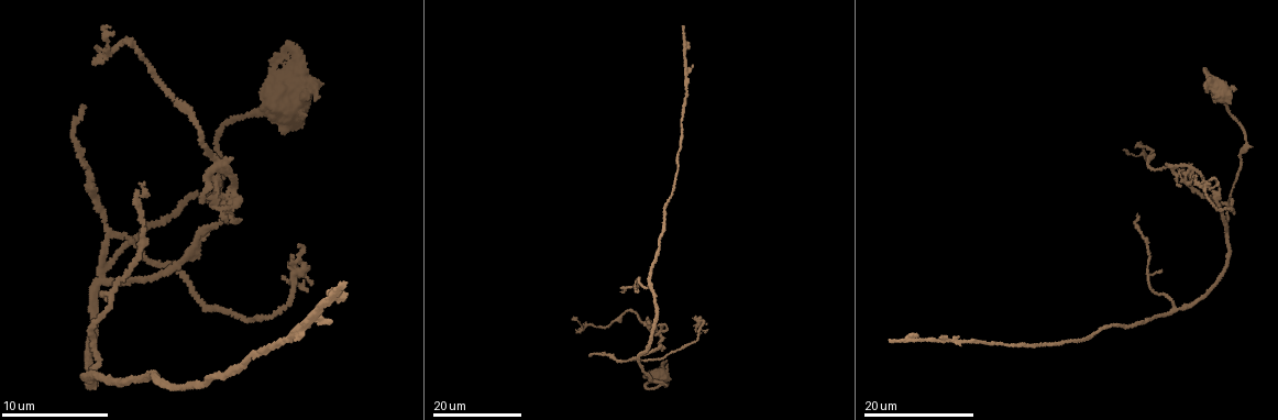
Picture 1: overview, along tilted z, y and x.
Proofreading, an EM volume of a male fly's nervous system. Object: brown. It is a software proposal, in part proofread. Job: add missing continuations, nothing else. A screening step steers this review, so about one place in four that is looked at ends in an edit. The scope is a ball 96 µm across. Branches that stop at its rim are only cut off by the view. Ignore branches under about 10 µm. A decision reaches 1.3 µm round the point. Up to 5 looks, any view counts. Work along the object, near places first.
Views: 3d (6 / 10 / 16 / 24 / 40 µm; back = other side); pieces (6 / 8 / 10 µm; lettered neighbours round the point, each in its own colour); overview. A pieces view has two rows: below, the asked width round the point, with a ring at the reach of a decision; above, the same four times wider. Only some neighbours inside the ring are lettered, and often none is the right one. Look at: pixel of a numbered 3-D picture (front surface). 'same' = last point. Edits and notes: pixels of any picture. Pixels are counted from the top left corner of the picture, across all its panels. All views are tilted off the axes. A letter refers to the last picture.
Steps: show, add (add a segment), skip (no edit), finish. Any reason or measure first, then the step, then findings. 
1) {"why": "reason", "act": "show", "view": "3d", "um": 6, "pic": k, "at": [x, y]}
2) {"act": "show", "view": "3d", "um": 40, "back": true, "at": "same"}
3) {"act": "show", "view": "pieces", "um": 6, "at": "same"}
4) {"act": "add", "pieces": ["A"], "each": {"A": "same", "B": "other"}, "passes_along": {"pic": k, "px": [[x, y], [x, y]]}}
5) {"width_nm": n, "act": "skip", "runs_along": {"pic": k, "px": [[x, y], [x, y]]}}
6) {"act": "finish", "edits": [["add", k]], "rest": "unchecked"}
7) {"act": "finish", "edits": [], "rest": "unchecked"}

{"why": "branch stops here", "act": "show", "view": "3d", "um": 16, "pic": 1, "at": [107, 298]}

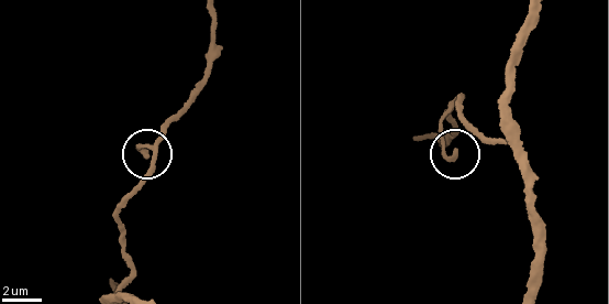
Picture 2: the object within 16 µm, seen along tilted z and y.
{"act": "show", "view": "pieces", "um": 10, "pic": 2, "at": [451, 158]}

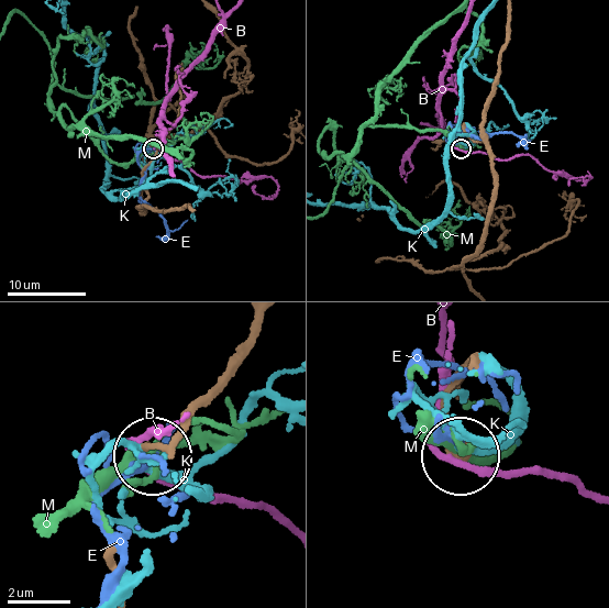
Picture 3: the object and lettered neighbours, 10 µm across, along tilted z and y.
{"width_nm": 240, "act": "skip", "each": {"B": "other", "E": "other", "K": "other", "M": "other"}, "found": "none of them fits"}

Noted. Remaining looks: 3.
{"why": "free end", "act": "show", "view": "3d", "um": 24, "pic": 1, "at": [1164, 165]}

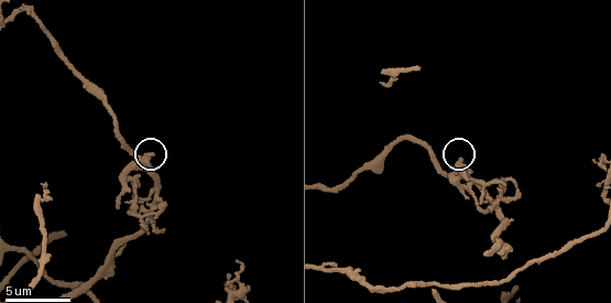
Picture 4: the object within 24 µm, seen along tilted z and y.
{"act": "show", "view": "pieces", "um": 10, "pic": 4, "at": [461, 160]}

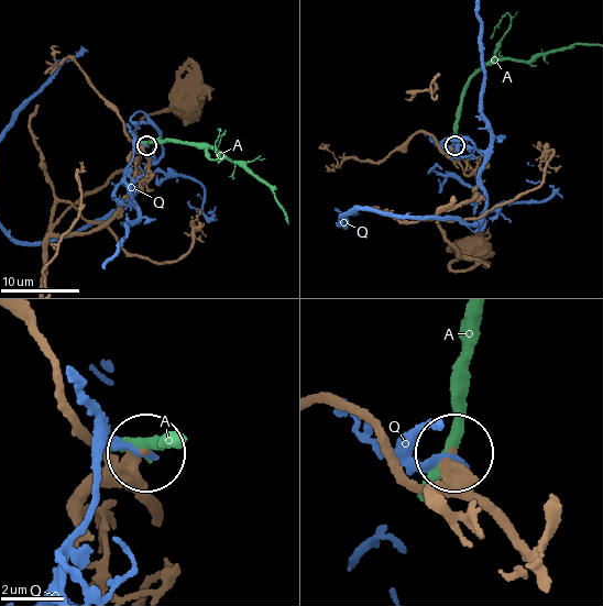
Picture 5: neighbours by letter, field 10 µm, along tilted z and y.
{"act": "skip", "each": {"A": "other", "Q": "other"}, "runs_along": {"pic": 5, "px": [[540, 569], [535, 551], [464, 483], [450, 458]]}, "found": "none of them fits"}

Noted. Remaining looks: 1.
{"act": "finish", "edits": [], "rest": "unchecked"}

